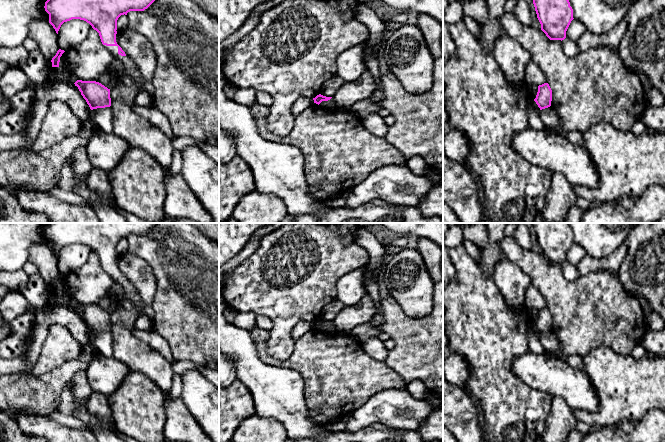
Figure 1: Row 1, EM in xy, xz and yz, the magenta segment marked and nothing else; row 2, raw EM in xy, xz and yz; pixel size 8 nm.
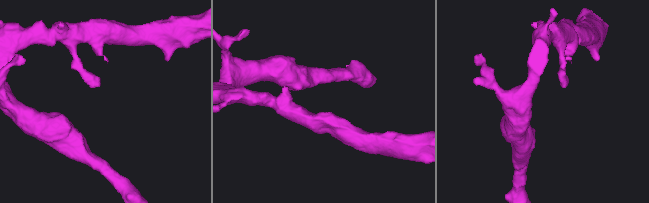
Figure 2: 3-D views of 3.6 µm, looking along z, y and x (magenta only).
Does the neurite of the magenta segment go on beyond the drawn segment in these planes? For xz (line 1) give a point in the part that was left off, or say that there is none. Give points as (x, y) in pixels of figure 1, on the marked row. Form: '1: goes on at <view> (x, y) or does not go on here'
1: does not go on here

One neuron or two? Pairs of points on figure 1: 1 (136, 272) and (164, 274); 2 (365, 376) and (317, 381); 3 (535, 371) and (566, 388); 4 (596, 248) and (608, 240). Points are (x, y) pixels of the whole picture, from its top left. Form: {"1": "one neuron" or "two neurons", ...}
{"1": "two neurons", "2": "one neuron", "3": "one neuron", "4": "one neuron"}

